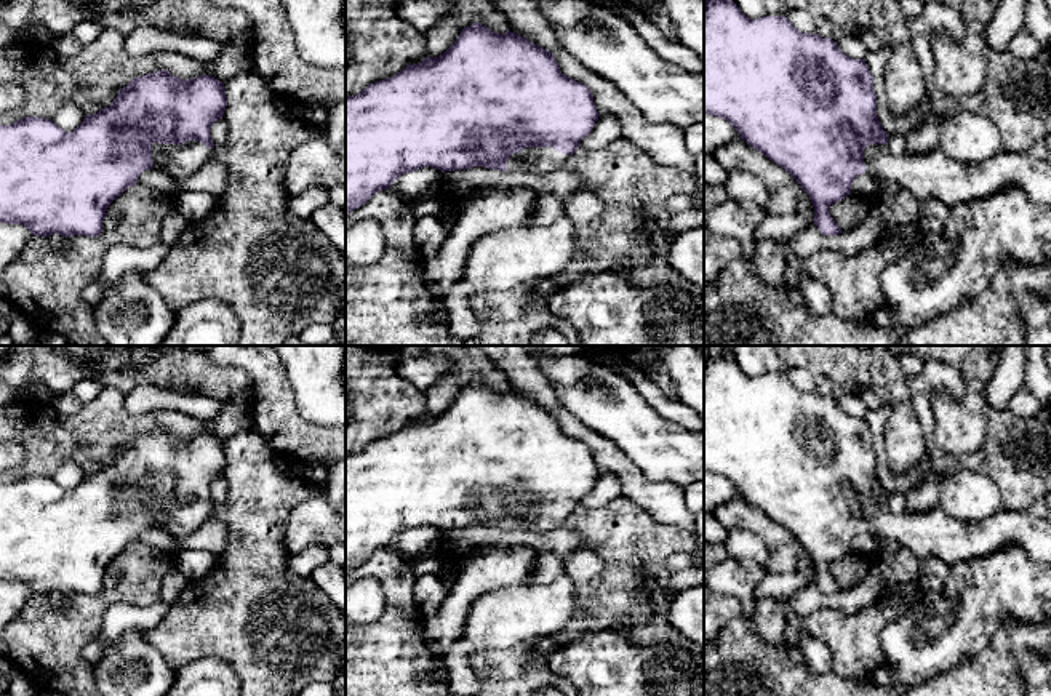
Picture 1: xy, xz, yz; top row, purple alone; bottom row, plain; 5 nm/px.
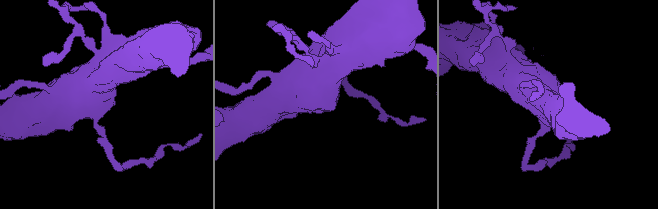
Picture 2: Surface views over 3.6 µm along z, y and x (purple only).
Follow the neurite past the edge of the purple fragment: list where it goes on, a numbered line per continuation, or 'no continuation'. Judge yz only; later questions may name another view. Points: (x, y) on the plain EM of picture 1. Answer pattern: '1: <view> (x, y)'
1: yz (933, 533)

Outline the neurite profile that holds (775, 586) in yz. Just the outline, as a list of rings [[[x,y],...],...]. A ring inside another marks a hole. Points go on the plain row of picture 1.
[[[766,571],[758,587],[753,590],[752,600],[757,603],[758,600],[769,597],[787,602],[795,590],[813,581],[813,576],[803,576],[798,571],[787,574],[774,574]]]

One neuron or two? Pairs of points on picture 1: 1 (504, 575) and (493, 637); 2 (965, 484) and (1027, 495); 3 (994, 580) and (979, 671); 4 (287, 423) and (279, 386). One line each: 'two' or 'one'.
1: two
2: two
3: two
4: one

